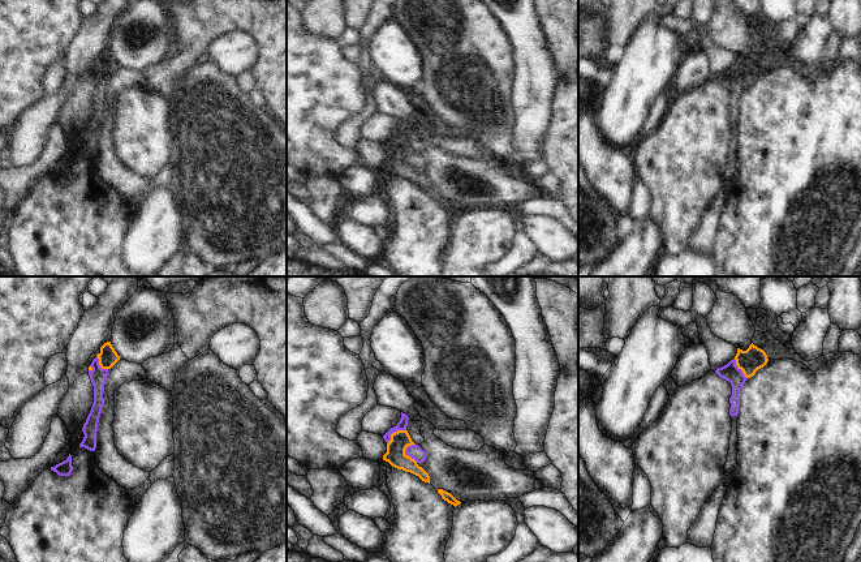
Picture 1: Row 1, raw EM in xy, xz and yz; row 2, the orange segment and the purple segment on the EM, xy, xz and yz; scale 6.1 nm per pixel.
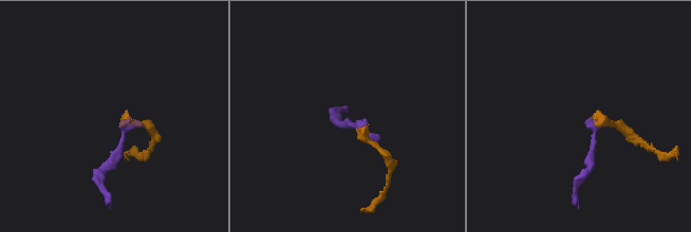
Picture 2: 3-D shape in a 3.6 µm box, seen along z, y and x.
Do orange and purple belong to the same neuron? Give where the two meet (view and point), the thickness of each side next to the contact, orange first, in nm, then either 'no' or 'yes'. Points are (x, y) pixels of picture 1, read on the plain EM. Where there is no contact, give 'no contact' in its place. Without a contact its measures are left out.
xz (407, 163) | 120/90 nm | no

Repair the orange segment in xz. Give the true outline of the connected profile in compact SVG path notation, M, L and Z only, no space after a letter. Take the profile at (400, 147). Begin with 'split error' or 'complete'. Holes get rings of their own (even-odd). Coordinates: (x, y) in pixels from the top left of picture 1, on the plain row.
complete; M397 138L391 142L391 149L387 151L387 160L383 168L388 170L392 175L410 180L418 184L422 189L430 192L429 181L417 172L414 167L405 162L408 154L416 153L408 138Z

